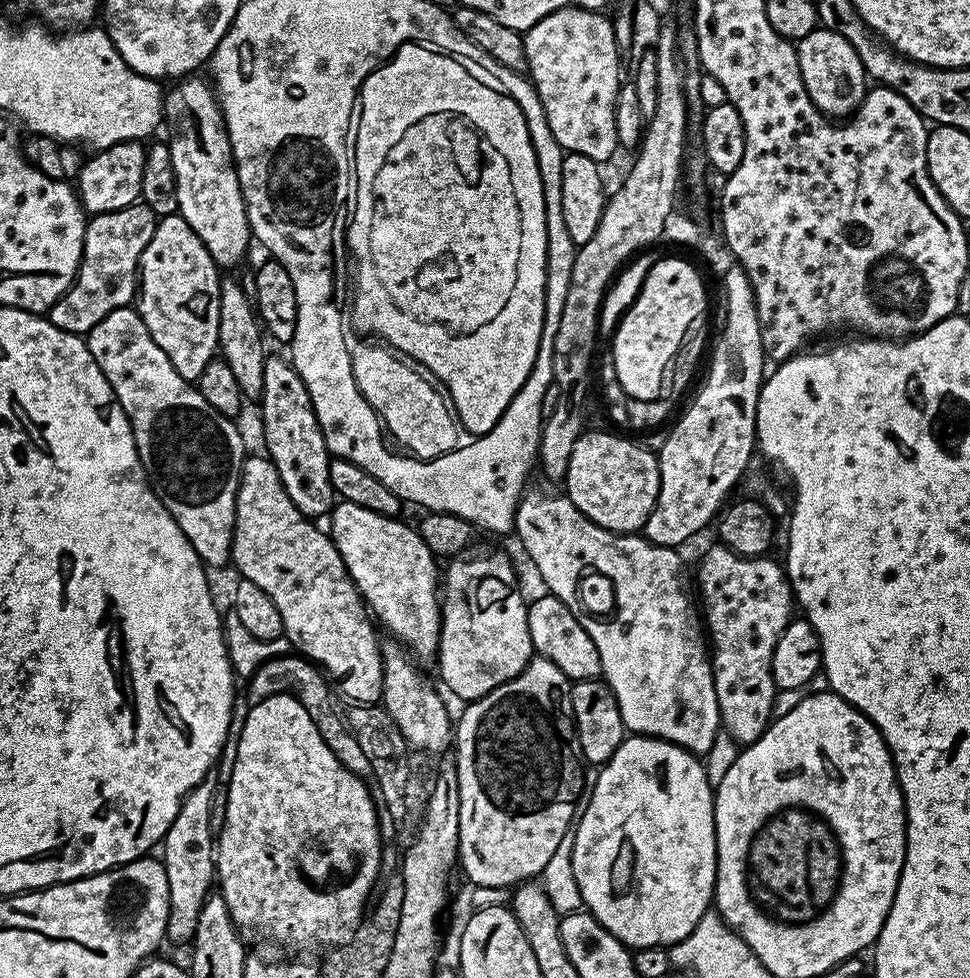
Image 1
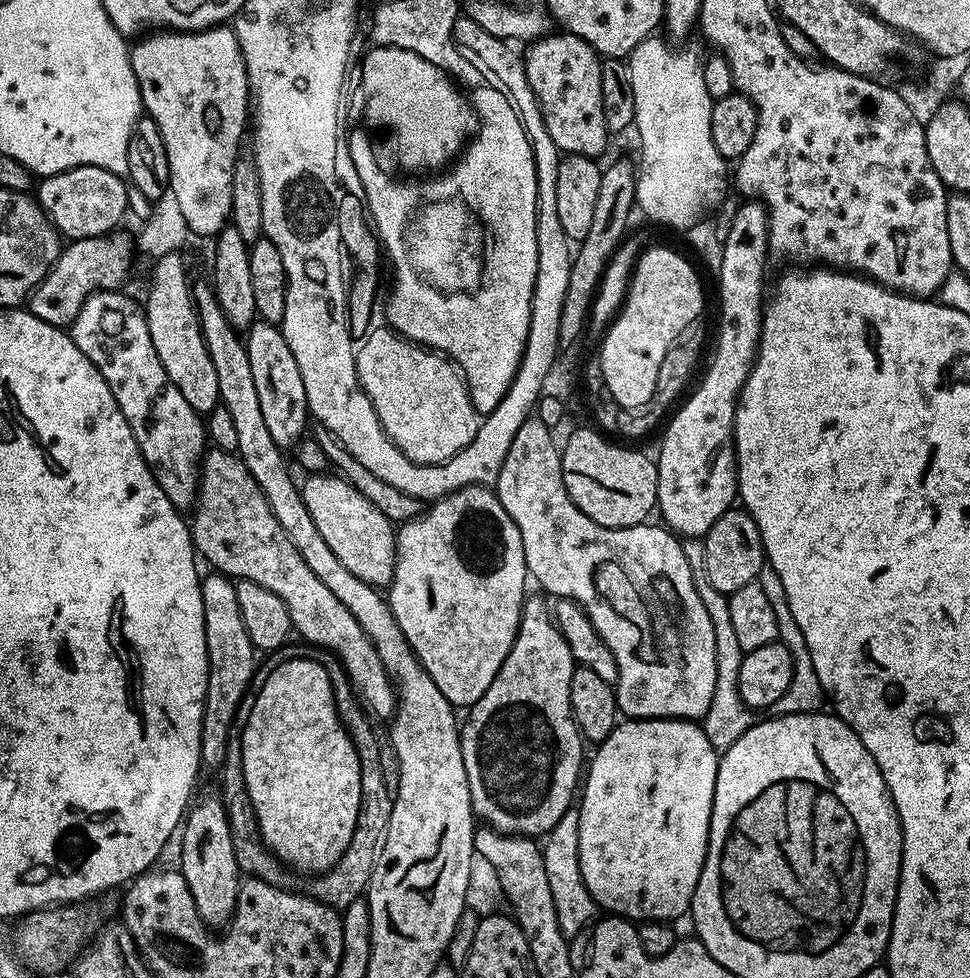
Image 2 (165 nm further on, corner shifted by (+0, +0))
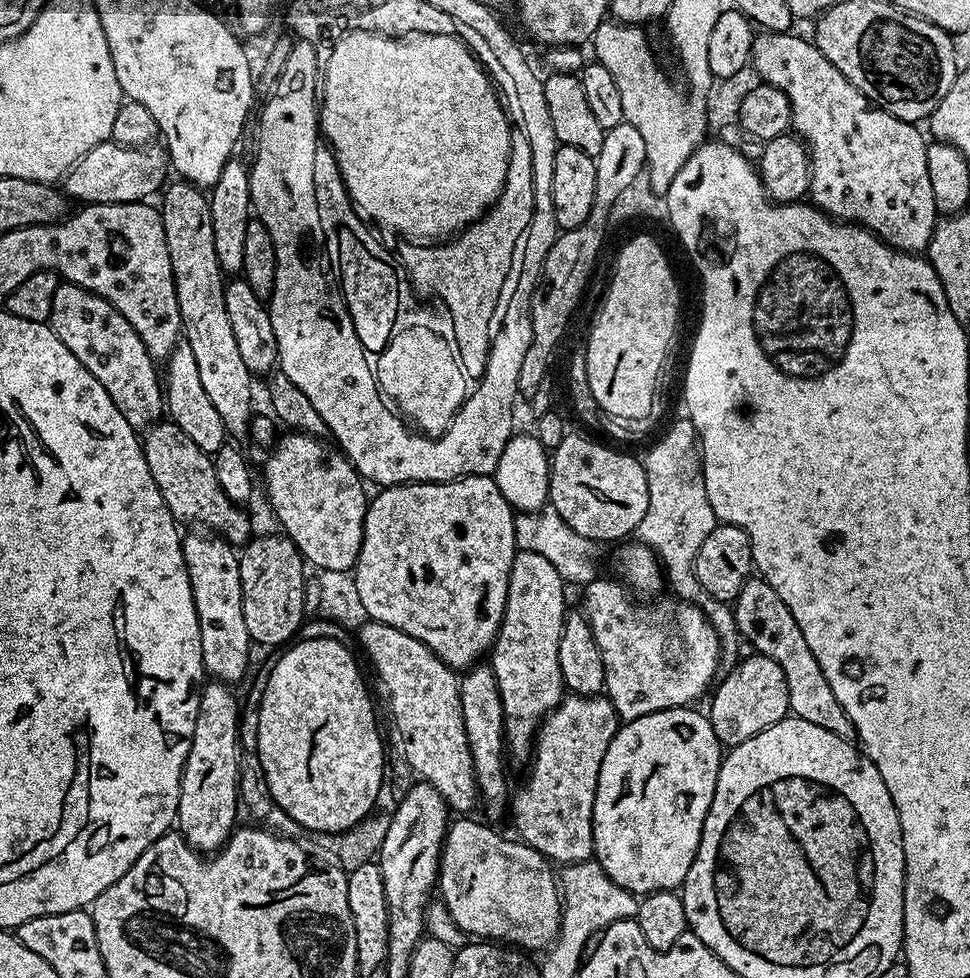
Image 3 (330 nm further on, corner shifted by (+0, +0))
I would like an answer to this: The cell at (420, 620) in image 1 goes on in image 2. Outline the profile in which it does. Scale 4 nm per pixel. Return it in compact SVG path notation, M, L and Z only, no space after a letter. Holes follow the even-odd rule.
M312 474L307 477L308 481L303 481L302 495L306 502L306 510L310 510L310 518L314 518L314 526L318 526L318 530L322 533L322 539L330 546L330 550L334 550L334 555L342 561L342 566L346 566L346 570L351 570L353 574L358 574L358 578L362 578L362 582L374 584L377 586L387 586L392 583L392 575L396 573L396 533L397 529L394 524L387 520L381 510L374 506L363 497L350 483L339 474Z

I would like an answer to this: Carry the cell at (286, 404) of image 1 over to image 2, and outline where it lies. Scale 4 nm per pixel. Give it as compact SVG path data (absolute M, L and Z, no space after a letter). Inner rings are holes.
M257 319L247 329L244 349L250 358L250 371L254 373L254 386L258 390L258 402L262 406L262 418L270 429L270 438L274 438L281 450L295 449L307 433L304 431L308 428L310 413L302 370L298 370L298 362L294 362L294 353L291 352L283 331L277 325Z

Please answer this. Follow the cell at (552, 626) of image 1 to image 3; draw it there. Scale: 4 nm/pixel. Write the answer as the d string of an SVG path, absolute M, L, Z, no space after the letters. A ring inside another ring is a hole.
M594 578L589 584L583 585L582 611L594 634L594 642L598 642L598 650L602 654L604 692L614 706L617 717L627 722L646 714L654 714L667 708L682 708L696 702L692 700L698 699L704 691L709 691L720 668L720 639L714 626L710 626L699 606L690 604L687 600L660 600L649 608L644 604L635 604L632 601L633 593L619 579L616 580Z

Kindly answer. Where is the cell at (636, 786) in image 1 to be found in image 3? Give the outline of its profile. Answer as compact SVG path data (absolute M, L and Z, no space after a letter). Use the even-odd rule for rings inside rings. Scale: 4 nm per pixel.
M685 706L682 708L667 708L654 714L646 714L642 718L634 718L621 723L617 727L614 738L606 750L606 758L602 758L602 770L598 770L598 786L594 794L594 846L592 847L594 858L610 874L622 890L632 892L637 898L643 898L649 892L670 892L679 889L684 883L686 874L696 857L696 851L700 845L700 835L706 822L706 814L710 810L710 802L714 798L714 790L720 773L720 762L722 759L722 745L716 737L714 726L709 722L703 711L695 712L695 707Z

